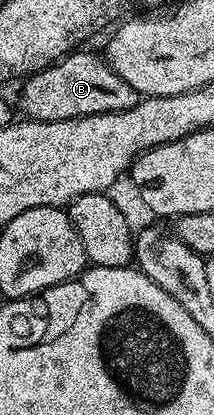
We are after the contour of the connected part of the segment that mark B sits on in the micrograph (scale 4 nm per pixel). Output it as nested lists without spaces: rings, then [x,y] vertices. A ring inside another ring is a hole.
[[[73,51],[67,57],[40,69],[37,73],[31,74],[23,82],[24,90],[20,93],[20,105],[24,108],[23,116],[33,121],[61,121],[62,119],[74,119],[85,117],[95,113],[117,113],[123,109],[134,107],[140,100],[140,94],[126,83],[108,65],[103,56],[96,53],[80,53],[84,51]]]

